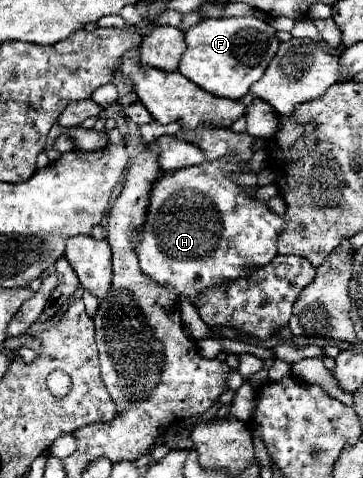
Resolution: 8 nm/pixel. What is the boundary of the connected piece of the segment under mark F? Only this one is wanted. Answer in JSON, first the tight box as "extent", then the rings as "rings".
{"extent":[177,17,279,99],"rings":[[[259,17],[203,19],[203,23],[185,31],[185,43],[187,49],[177,71],[203,91],[227,99],[241,99],[247,95],[249,87],[261,79],[279,47],[277,31]]]}

